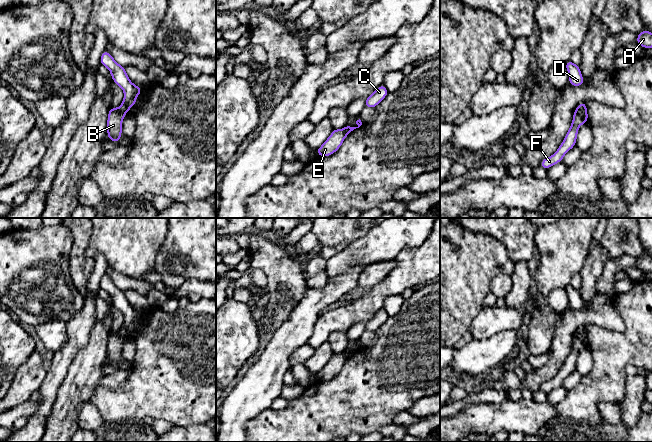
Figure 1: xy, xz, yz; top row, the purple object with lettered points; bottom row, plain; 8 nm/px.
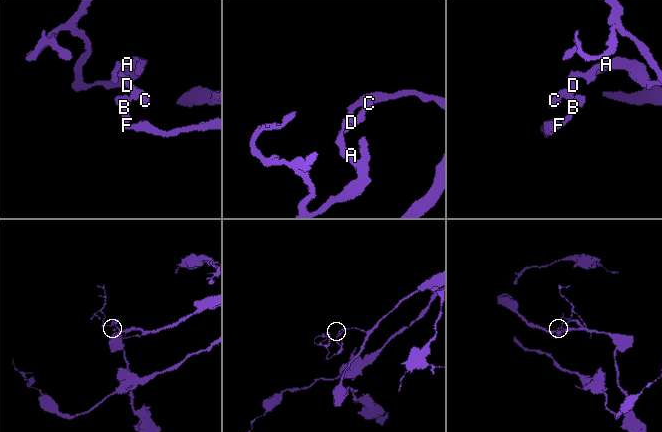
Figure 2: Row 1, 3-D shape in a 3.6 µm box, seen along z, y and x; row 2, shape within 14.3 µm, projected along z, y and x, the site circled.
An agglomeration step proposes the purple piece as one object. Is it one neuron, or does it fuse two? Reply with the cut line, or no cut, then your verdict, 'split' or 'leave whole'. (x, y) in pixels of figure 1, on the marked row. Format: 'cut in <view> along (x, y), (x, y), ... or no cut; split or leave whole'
cut in xy along (118, 108), (124, 113); split

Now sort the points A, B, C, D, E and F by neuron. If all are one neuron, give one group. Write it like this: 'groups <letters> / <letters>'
groups A C D / B E F

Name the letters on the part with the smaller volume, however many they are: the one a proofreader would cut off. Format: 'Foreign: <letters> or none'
Foreign: A, C, D

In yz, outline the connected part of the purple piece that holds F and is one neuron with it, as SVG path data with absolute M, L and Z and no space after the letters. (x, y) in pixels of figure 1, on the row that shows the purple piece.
M583 101L573 114L572 124L563 142L552 156L542 160L540 163L542 168L547 170L556 163L562 162L564 155L576 145L578 129L584 123L588 123L588 113L586 103Z

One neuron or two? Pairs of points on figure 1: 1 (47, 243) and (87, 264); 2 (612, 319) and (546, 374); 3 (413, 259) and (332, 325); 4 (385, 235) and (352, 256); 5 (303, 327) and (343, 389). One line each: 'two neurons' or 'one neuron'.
1: two neurons
2: one neuron
3: one neuron
4: one neuron
5: two neurons

